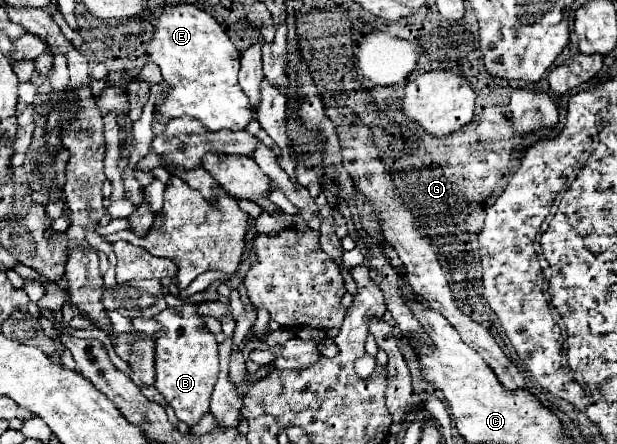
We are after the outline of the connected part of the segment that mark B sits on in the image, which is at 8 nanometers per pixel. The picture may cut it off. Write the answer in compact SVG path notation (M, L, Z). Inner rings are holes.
M183 303L181 307L167 307L161 311L155 321L163 331L153 333L155 343L155 387L175 409L179 421L197 425L199 419L207 413L213 387L219 377L219 357L217 357L217 339L205 327L203 317L197 313L199 303Z

